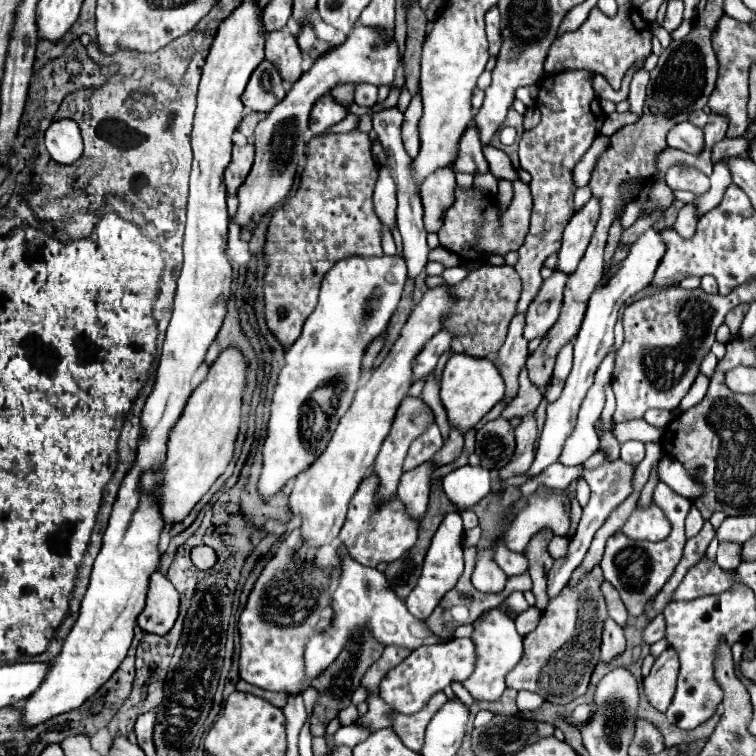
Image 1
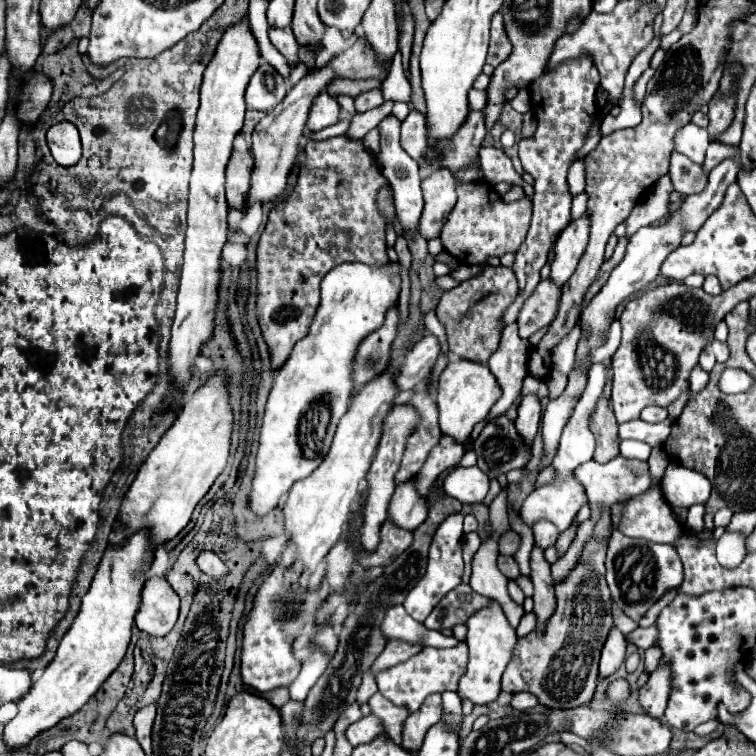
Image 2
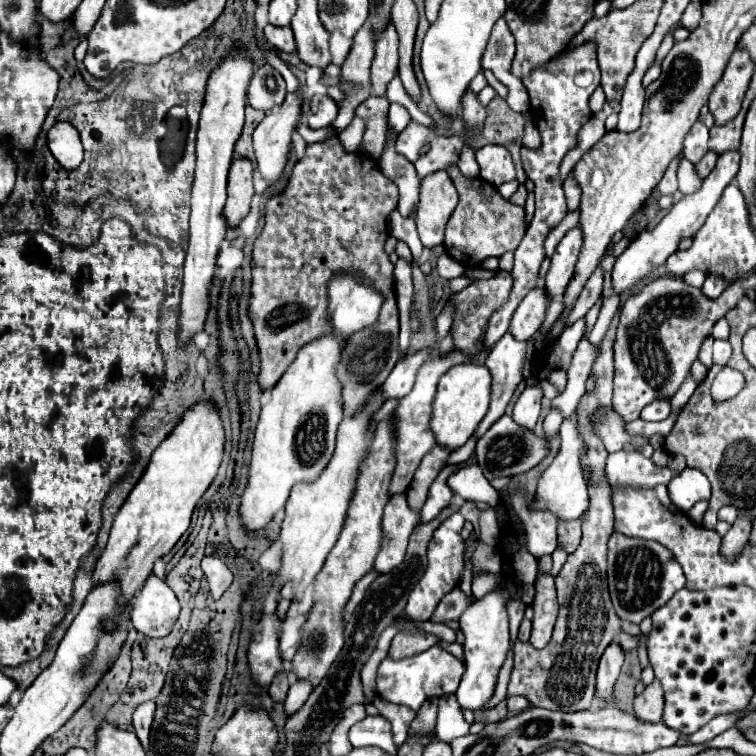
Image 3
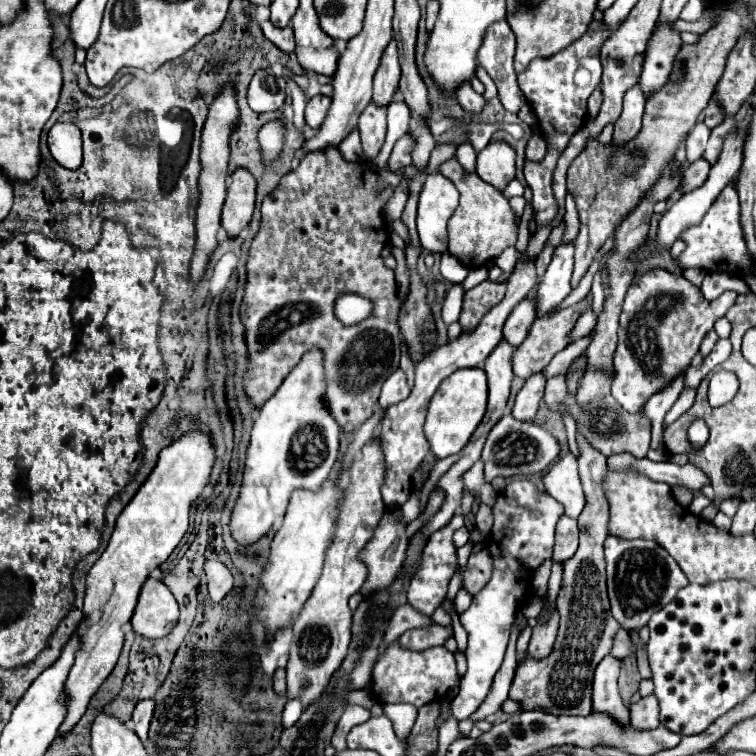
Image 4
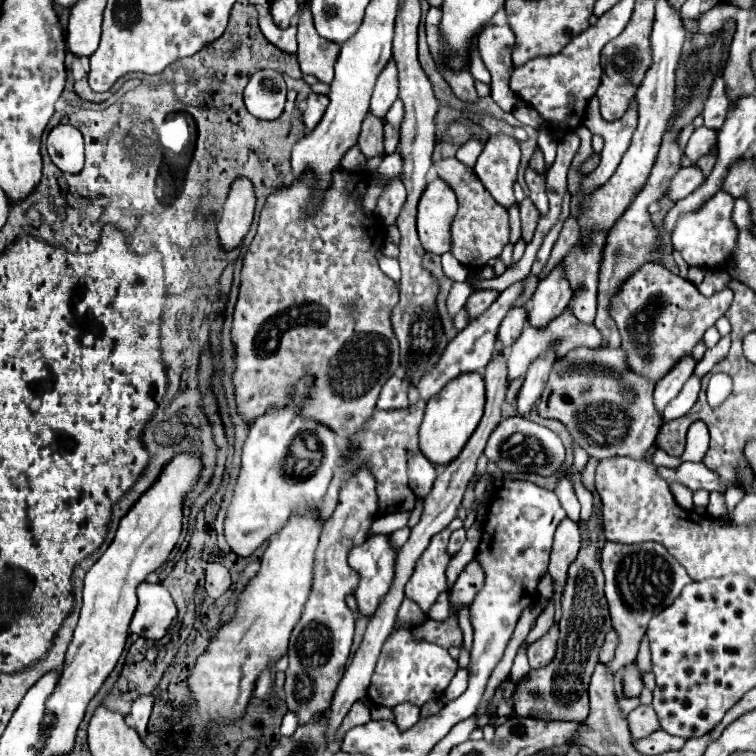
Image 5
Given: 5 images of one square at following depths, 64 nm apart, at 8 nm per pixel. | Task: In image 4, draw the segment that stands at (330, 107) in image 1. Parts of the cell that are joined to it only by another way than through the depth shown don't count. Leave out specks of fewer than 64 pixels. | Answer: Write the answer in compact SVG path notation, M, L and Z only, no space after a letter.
M314 96L314 98L308 100L308 104L306 104L306 124L310 128L314 128L314 130L320 128L326 112L330 108L330 102L332 100L328 96Z

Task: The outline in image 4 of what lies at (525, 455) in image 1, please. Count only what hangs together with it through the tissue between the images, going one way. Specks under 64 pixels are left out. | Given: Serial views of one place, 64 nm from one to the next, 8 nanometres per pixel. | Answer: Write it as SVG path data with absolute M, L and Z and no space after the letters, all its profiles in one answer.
M542 372L532 374L524 382L524 386L520 388L520 392L516 396L516 404L514 404L514 410L512 410L514 418L518 418L518 420L532 420L532 416L538 410L538 402L544 396L544 384L546 384L546 378L542 376Z

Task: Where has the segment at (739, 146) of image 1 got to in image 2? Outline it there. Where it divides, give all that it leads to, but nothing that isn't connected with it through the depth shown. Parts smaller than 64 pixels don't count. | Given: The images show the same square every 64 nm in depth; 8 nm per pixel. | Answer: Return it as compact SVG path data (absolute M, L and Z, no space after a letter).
M712 142L710 146L708 146L708 152L706 152L706 160L704 160L704 164L702 164L702 168L704 168L704 172L710 172L720 160L724 160L724 158L728 158L728 156L738 156L738 148L726 148L726 144L716 144L716 142Z

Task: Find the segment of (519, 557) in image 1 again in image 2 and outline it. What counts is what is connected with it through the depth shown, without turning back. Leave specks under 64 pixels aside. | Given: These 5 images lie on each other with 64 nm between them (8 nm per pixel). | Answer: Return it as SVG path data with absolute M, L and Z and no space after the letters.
M498 556L498 568L506 578L518 578L520 576L518 564L512 556Z

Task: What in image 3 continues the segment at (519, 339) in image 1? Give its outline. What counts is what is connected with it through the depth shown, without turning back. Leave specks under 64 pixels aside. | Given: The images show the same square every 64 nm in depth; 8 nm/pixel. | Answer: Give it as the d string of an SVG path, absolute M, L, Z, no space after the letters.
M504 334L492 348L492 352L486 356L486 368L492 374L492 400L490 408L480 422L476 430L476 440L484 436L484 432L500 418L504 416L504 410L518 386L522 382L522 364L526 356L526 342L512 340L512 336Z

